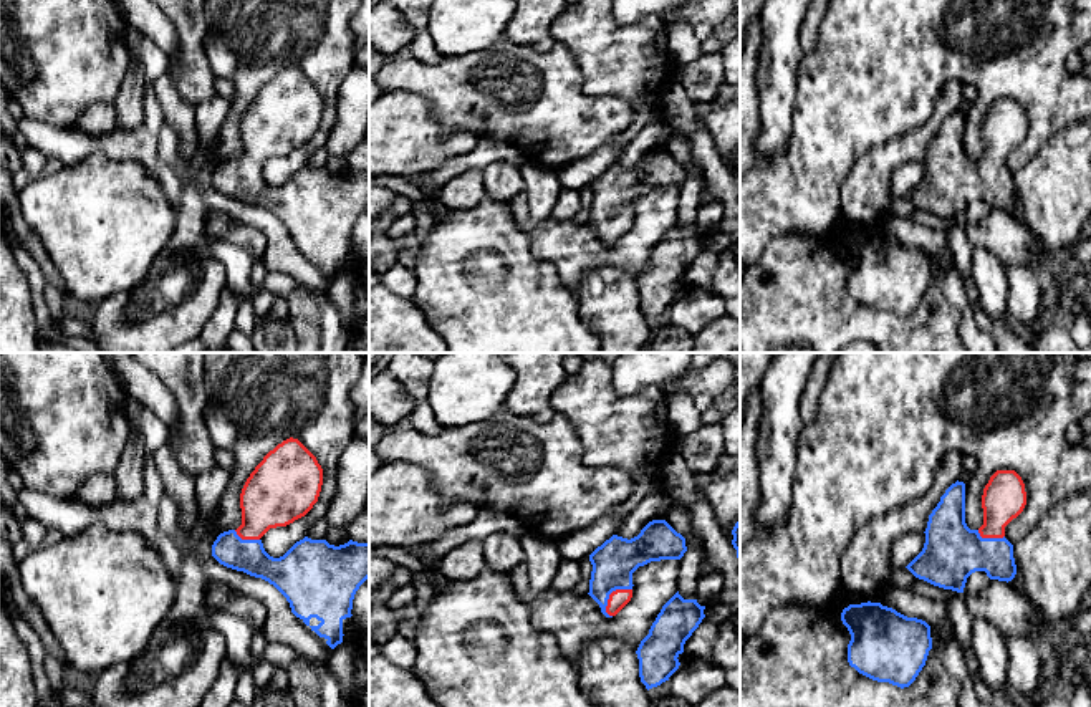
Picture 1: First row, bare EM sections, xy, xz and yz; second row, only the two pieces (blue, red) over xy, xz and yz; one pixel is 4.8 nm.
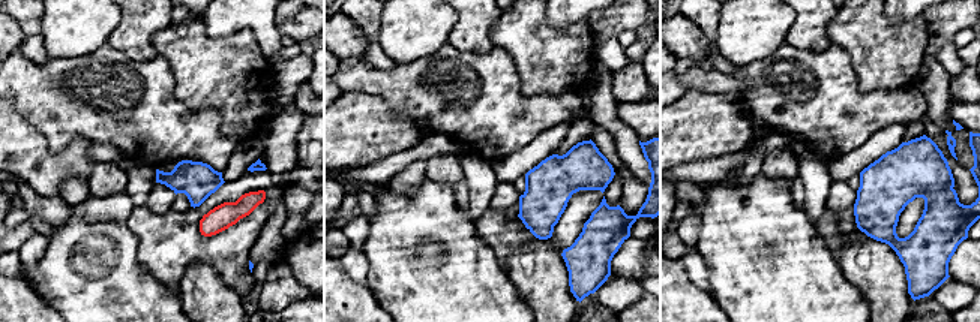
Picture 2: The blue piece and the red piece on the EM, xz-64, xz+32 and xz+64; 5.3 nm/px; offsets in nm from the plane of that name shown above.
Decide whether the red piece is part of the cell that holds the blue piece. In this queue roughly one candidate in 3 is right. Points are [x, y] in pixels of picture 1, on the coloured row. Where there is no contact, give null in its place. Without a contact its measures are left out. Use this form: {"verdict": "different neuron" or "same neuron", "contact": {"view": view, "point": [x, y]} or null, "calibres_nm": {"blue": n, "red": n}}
{"verdict": "same neuron", "contact": {"view": "xz", "point": [610, 593]}, "calibres_nm": {"blue": 200, "red": 90}}

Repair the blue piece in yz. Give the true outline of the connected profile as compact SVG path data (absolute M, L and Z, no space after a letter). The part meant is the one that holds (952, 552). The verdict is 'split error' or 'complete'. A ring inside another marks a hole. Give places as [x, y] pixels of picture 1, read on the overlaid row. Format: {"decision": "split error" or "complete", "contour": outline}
{"decision": "split error", "contour": "M997 470L983 488L983 525L970 530L965 523L965 483L952 483L929 515L922 551L906 566L916 578L934 586L964 593L967 578L985 571L990 580L1012 581L1017 575L1013 545L1005 538L1005 527L1017 518L1026 505L1021 477L1015 470Z"}

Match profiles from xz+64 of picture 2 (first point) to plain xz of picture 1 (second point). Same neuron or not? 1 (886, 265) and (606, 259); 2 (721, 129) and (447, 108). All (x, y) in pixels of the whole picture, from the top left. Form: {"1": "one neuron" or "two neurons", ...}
{"1": "two neurons", "2": "two neurons"}

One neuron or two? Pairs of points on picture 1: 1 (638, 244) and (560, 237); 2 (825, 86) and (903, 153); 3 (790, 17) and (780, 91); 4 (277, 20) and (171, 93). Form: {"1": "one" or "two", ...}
{"1": "one", "2": "two", "3": "one", "4": "two"}

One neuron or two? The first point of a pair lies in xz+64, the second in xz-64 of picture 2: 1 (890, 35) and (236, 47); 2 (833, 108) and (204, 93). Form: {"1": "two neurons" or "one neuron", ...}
{"1": "one neuron", "2": "two neurons"}

